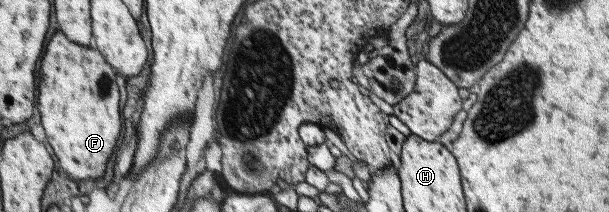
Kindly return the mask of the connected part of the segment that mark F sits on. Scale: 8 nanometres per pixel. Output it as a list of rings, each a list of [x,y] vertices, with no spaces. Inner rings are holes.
[[[56,30],[49,42],[45,61],[42,61],[41,93],[38,108],[42,115],[47,141],[53,145],[59,163],[70,173],[74,180],[99,179],[105,177],[111,157],[123,135],[123,101],[119,87],[118,69],[109,63],[99,49],[81,45],[73,41],[65,30]]]

